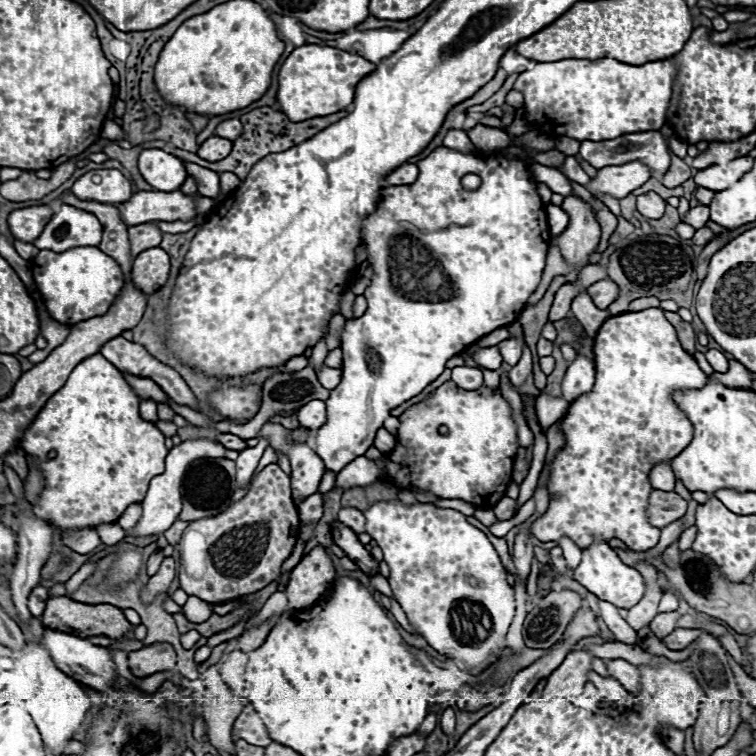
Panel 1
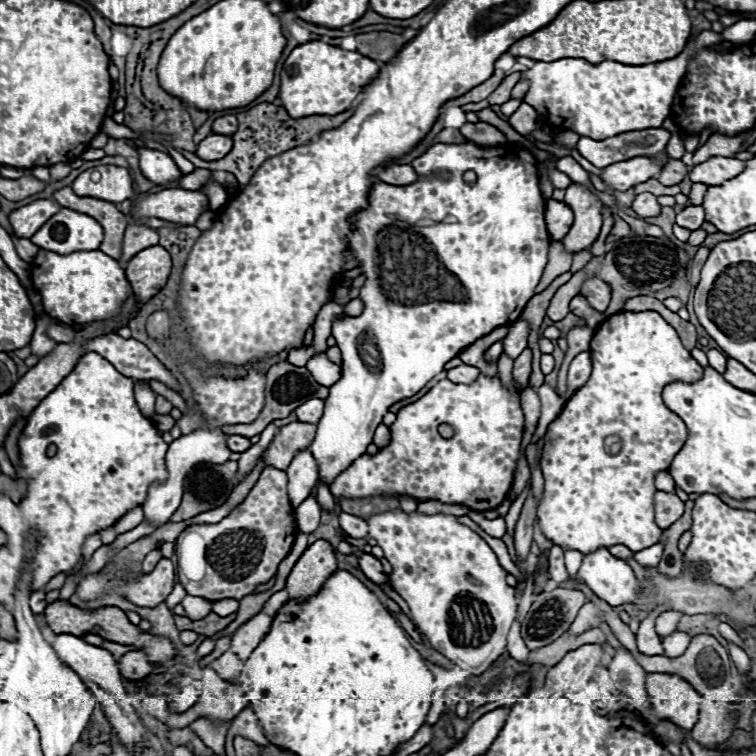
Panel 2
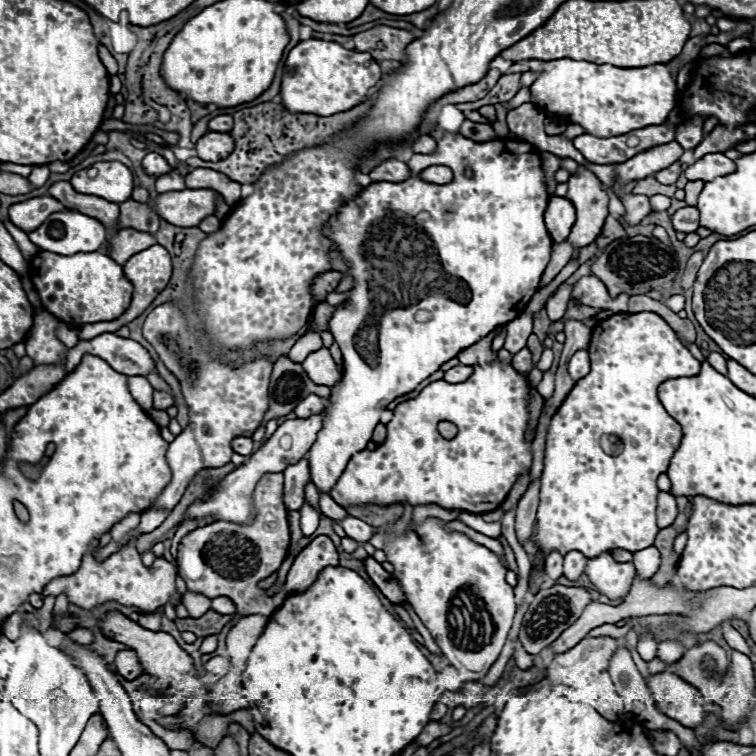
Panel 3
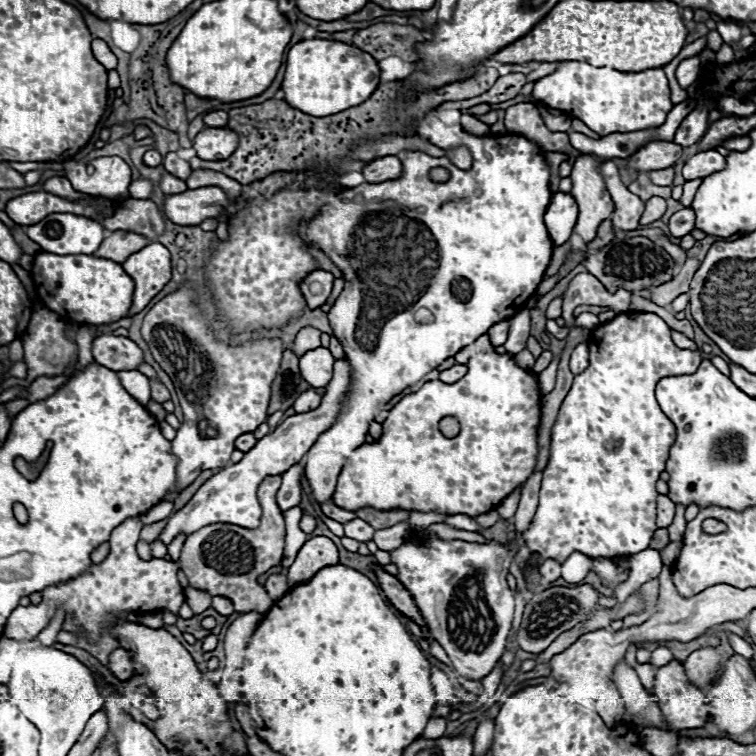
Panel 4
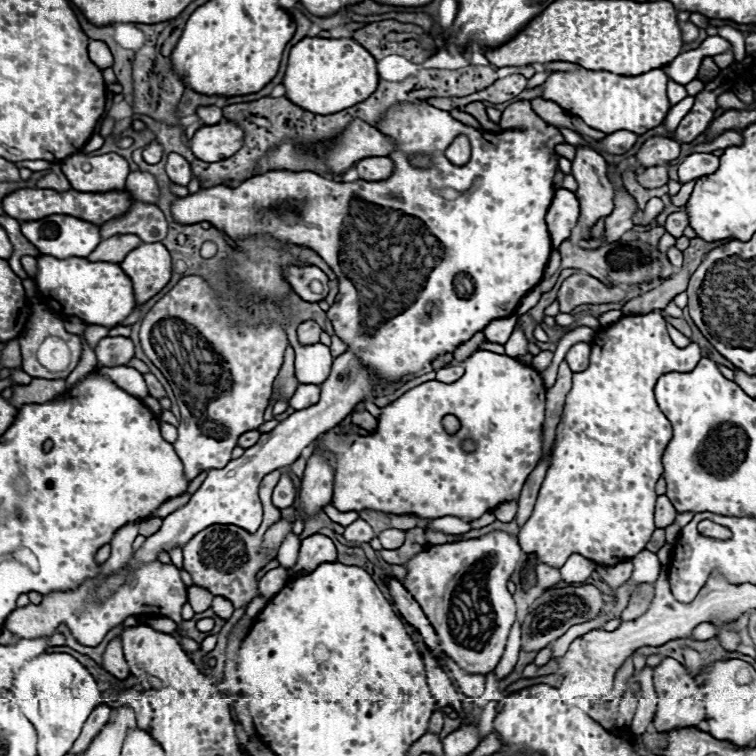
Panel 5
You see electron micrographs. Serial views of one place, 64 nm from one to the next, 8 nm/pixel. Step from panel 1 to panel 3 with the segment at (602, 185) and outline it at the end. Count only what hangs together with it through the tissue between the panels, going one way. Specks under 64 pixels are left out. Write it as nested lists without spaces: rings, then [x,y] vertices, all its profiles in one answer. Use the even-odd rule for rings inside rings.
[[[674,140],[656,148],[650,148],[642,154],[636,154],[634,158],[620,162],[614,166],[614,182],[628,184],[634,180],[644,180],[646,176],[652,176],[672,162],[676,162],[682,156],[684,148]]]

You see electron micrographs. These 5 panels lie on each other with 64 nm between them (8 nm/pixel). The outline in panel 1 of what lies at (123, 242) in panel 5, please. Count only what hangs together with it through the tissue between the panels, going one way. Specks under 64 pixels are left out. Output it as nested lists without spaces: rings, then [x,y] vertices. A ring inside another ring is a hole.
[[[140,224],[134,228],[128,228],[128,236],[130,236],[132,256],[138,256],[148,248],[156,248],[162,242],[162,230],[156,224]]]

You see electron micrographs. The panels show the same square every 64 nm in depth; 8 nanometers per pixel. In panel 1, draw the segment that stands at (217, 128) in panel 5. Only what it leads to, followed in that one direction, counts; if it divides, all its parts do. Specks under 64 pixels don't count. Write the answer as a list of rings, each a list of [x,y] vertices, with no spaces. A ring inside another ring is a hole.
[[[212,136],[198,148],[198,156],[208,162],[218,162],[218,160],[226,158],[226,154],[230,154],[230,150],[232,150],[230,140],[220,138],[220,136]]]

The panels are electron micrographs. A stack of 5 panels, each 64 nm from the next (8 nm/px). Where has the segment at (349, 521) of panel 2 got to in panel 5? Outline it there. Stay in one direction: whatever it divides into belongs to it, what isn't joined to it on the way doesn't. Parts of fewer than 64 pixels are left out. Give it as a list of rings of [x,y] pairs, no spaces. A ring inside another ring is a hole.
[[[356,520],[352,522],[350,526],[346,526],[346,532],[344,532],[344,538],[348,542],[354,542],[354,544],[364,544],[364,542],[370,542],[374,538],[374,530],[370,528],[370,524],[366,524],[364,520]]]

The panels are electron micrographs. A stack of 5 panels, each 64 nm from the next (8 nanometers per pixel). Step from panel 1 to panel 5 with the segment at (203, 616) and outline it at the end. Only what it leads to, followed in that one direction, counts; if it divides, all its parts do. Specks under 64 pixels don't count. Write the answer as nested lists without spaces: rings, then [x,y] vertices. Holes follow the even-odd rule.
[[[190,586],[188,588],[188,602],[194,608],[194,612],[204,612],[206,608],[210,608],[212,598],[214,596],[204,588],[198,588],[198,586]]]

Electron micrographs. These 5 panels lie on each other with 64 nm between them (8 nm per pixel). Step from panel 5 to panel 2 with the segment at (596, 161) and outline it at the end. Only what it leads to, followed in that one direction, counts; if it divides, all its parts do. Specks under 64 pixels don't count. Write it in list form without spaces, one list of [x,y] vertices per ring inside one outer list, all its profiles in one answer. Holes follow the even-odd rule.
[[[570,184],[564,204],[570,206],[570,210],[574,212],[574,224],[562,238],[562,244],[566,246],[566,250],[570,250],[570,254],[588,250],[600,234],[604,204],[592,194],[592,190],[580,184]]]

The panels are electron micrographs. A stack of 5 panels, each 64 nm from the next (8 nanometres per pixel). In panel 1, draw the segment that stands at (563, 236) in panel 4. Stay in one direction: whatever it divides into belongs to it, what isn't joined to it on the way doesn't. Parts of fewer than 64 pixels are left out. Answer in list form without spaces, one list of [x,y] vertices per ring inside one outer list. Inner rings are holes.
[[[548,204],[548,206],[546,206],[546,212],[548,212],[550,232],[552,232],[554,236],[558,236],[560,232],[564,232],[564,230],[566,230],[566,226],[568,226],[568,214],[566,214],[562,208],[552,206],[552,204]]]

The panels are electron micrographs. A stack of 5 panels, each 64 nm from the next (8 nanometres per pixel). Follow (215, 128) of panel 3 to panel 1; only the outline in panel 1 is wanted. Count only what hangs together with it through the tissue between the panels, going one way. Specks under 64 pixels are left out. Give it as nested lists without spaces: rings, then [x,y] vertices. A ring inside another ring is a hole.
[[[232,118],[232,120],[226,120],[222,122],[218,128],[216,128],[216,136],[220,138],[230,138],[234,142],[234,138],[238,138],[238,134],[242,134],[242,122]]]

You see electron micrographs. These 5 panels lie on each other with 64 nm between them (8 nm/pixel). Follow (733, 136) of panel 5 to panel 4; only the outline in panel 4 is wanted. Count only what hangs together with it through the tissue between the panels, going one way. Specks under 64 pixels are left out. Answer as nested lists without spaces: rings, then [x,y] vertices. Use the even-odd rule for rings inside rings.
[[[736,136],[724,142],[724,148],[728,150],[748,150],[750,148],[750,138],[748,136]]]

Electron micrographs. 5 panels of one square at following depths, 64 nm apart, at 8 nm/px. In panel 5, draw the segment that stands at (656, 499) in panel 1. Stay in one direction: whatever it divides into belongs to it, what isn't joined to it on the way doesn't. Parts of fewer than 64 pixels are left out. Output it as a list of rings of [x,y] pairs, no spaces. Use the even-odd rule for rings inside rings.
[[[658,496],[658,502],[656,502],[656,528],[666,528],[674,522],[676,518],[676,510],[672,506],[672,502],[666,498],[666,496]]]

